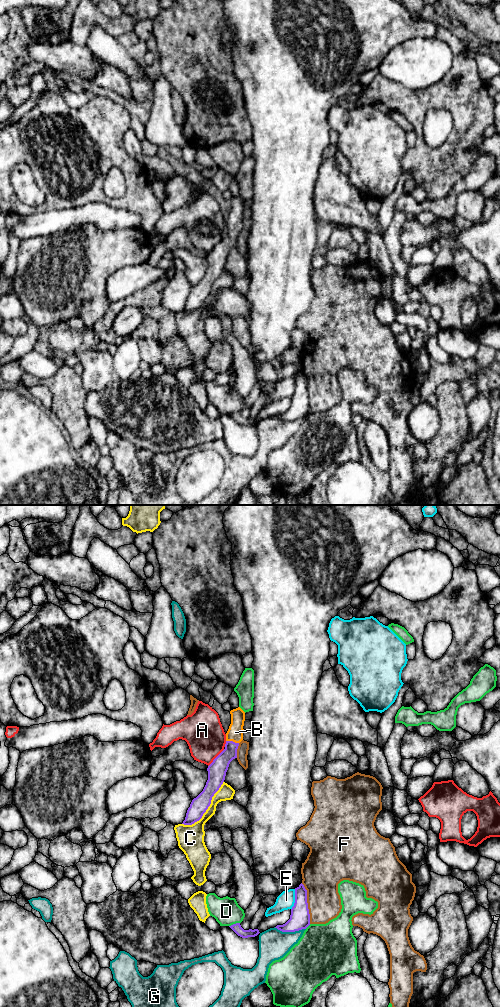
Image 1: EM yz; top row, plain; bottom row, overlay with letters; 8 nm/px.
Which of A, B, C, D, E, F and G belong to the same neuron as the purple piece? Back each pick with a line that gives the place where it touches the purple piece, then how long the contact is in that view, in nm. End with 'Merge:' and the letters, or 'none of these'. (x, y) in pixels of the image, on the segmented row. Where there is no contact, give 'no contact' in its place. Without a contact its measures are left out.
B: meets purple in yz at (232, 741); contact 110 nm long
Merge: B

